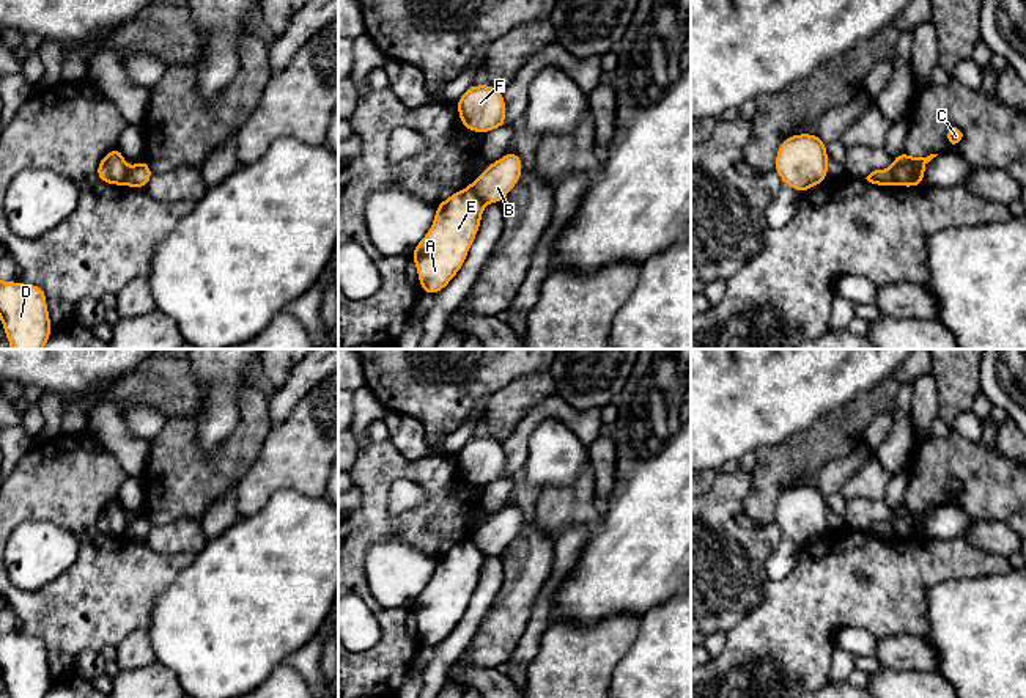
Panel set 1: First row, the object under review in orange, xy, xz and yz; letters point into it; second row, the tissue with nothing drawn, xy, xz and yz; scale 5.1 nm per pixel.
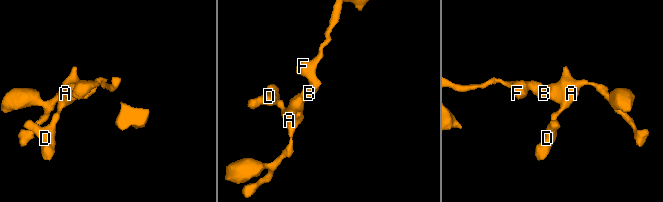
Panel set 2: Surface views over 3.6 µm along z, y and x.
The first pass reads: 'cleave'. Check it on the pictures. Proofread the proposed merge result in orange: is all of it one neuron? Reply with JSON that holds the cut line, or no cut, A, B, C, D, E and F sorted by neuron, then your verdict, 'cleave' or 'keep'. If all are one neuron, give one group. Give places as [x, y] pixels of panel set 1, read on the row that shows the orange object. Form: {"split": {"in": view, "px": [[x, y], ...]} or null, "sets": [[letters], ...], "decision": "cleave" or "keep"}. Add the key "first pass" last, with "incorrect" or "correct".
{"split": {"in": "xz", "px": [[469, 186], [485, 203]]}, "sets": [["A", "C", "D", "E"], ["B", "F"]], "decision": "cleave", "first pass": "correct"}

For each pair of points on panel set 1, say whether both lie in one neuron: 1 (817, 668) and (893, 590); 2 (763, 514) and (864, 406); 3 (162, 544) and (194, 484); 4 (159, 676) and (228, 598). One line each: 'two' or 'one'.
1: one
2: one
3: two
4: two

